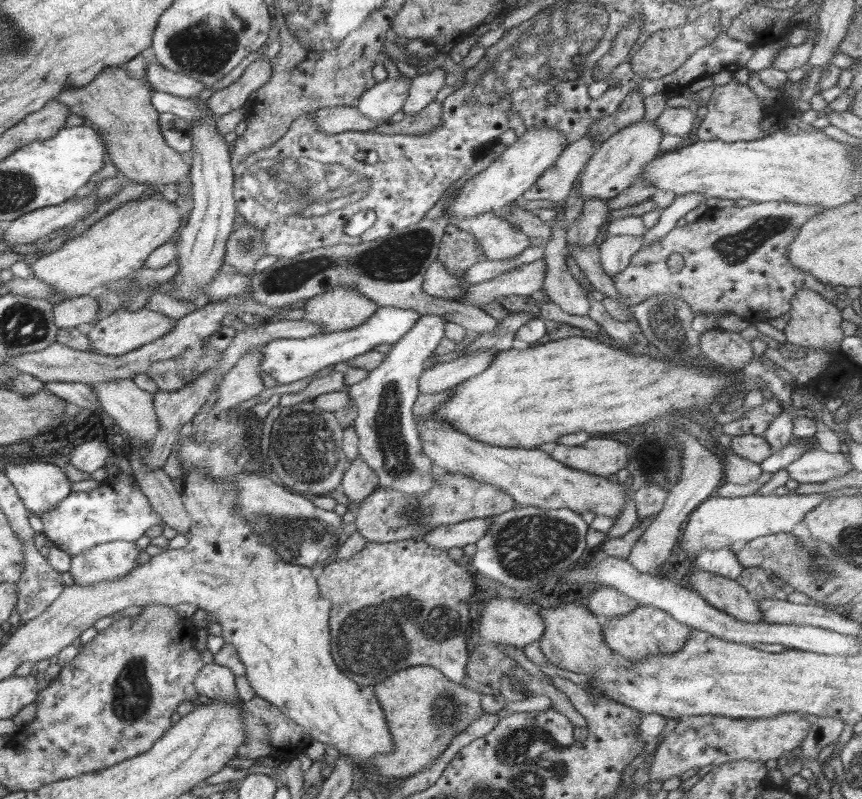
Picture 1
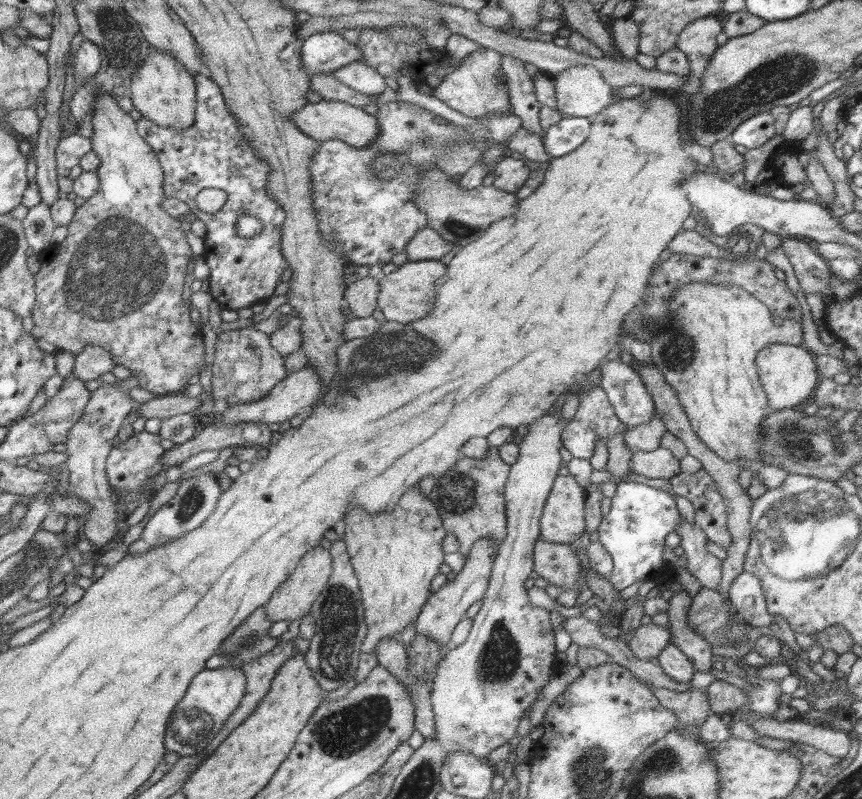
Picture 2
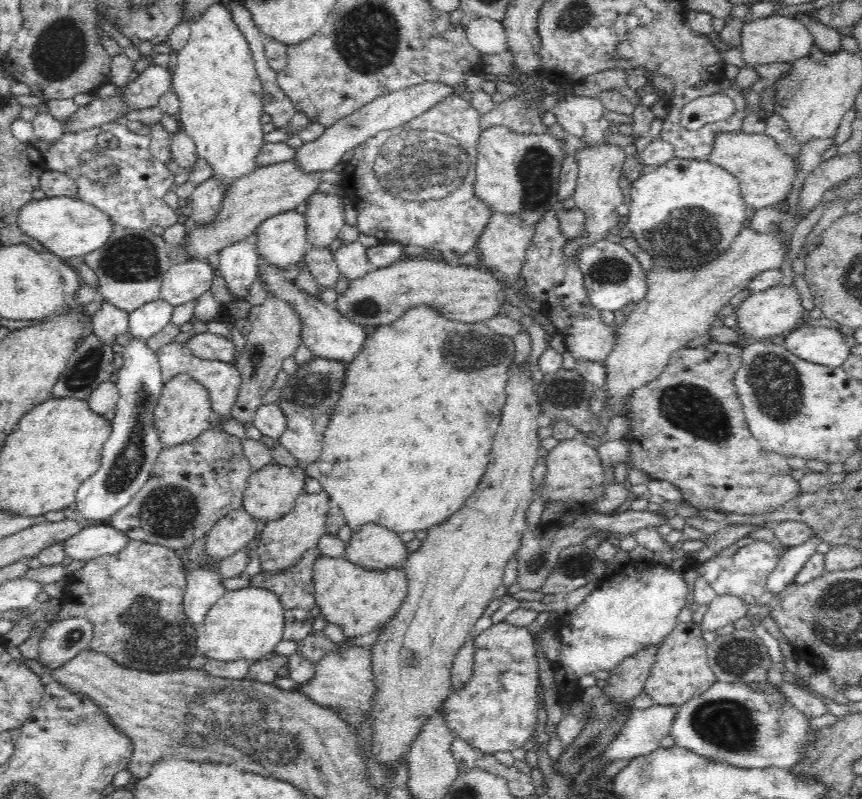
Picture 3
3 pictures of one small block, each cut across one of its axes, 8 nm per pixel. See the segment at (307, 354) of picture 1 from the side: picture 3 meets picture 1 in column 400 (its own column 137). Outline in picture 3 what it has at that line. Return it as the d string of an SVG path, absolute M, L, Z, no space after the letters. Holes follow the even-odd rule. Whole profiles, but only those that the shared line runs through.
M160 298L152 300L129 313L129 335L139 340L148 340L172 320L174 307Z

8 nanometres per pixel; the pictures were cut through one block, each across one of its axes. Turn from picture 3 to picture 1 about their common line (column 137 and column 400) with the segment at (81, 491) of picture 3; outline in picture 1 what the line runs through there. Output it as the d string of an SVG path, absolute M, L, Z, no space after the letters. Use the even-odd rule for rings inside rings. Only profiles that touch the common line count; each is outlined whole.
M438 314L420 315L416 324L392 345L390 354L366 380L346 385L343 390L356 405L357 416L354 429L359 438L359 456L370 466L379 479L379 486L388 491L397 491L406 498L420 498L430 493L437 483L439 469L434 461L422 451L422 437L414 419L412 405L420 394L418 379L424 370L424 360L430 357L445 338L444 326L448 319Z

